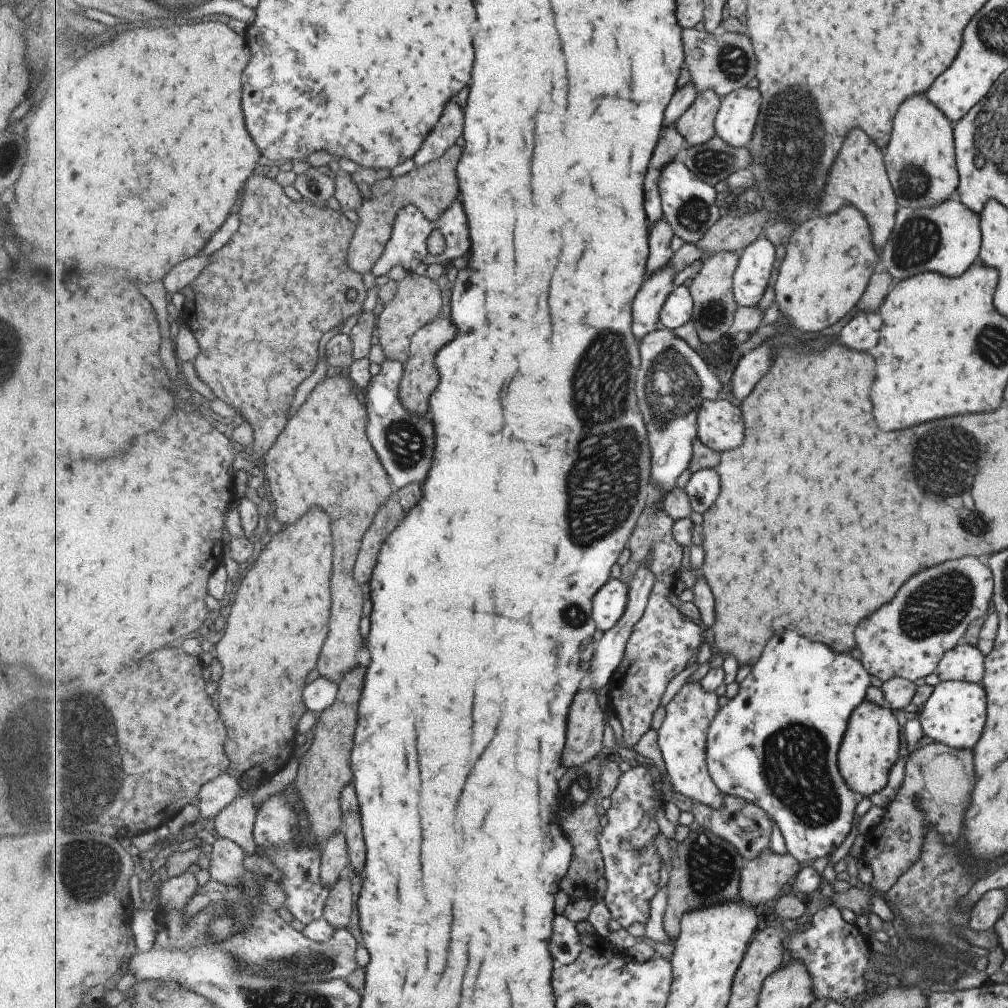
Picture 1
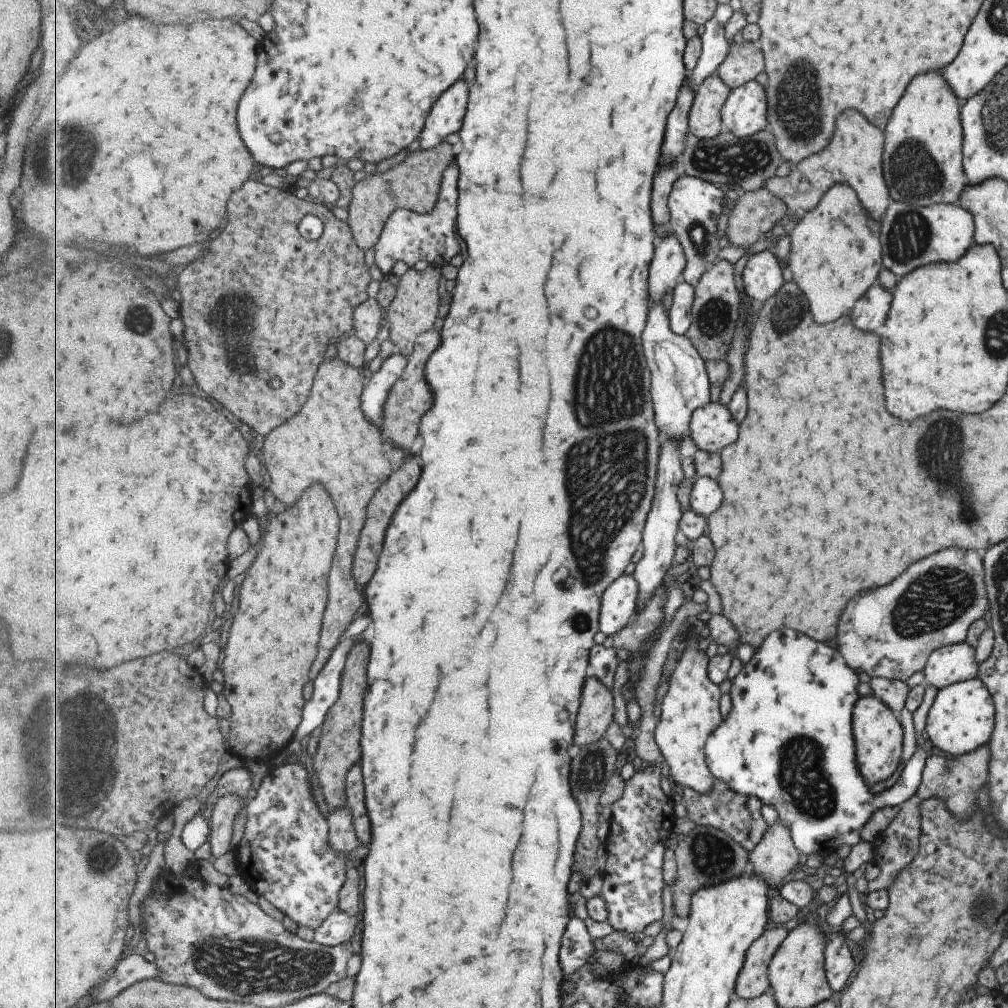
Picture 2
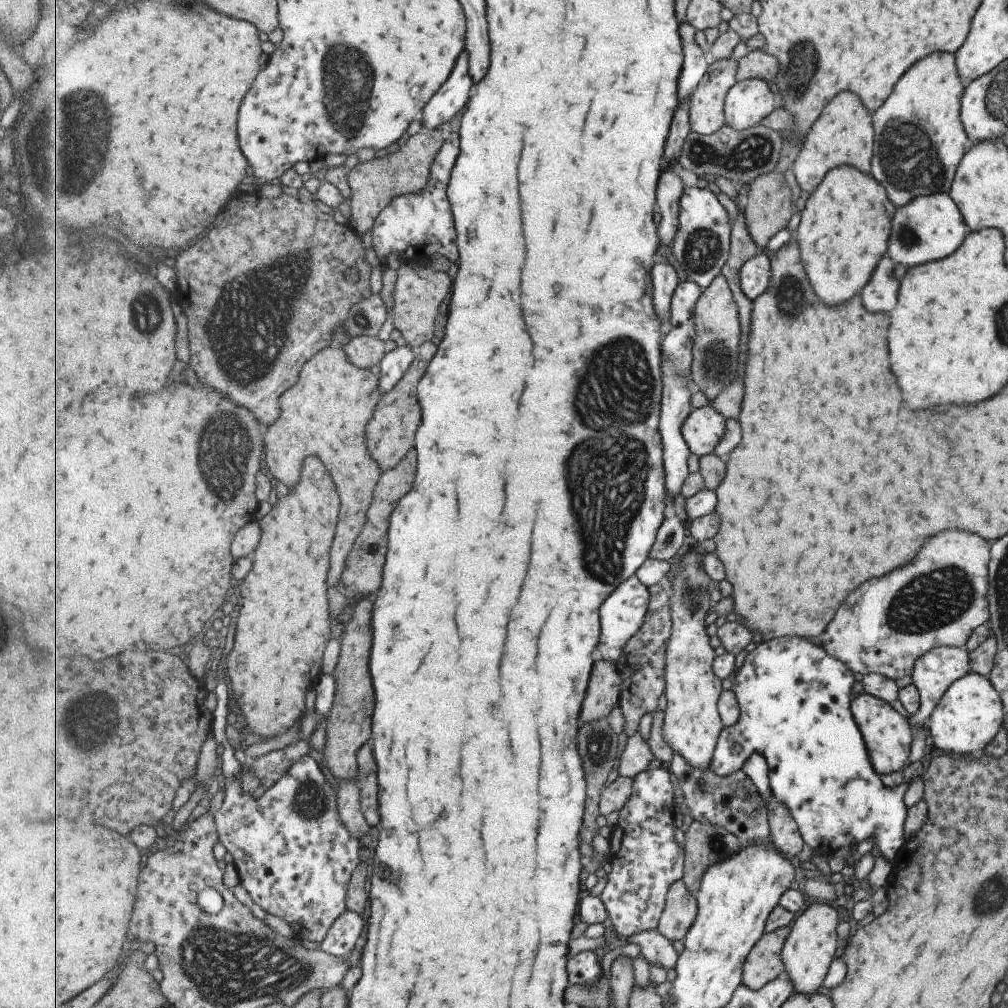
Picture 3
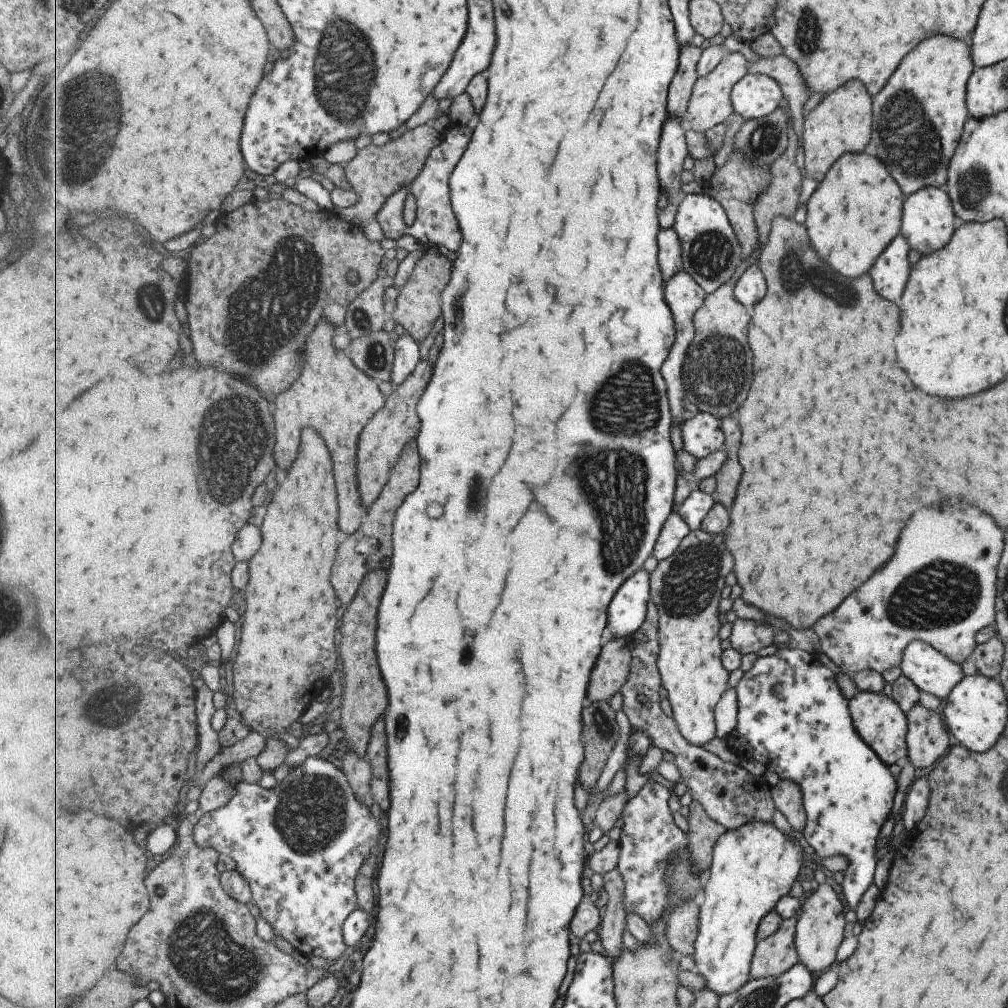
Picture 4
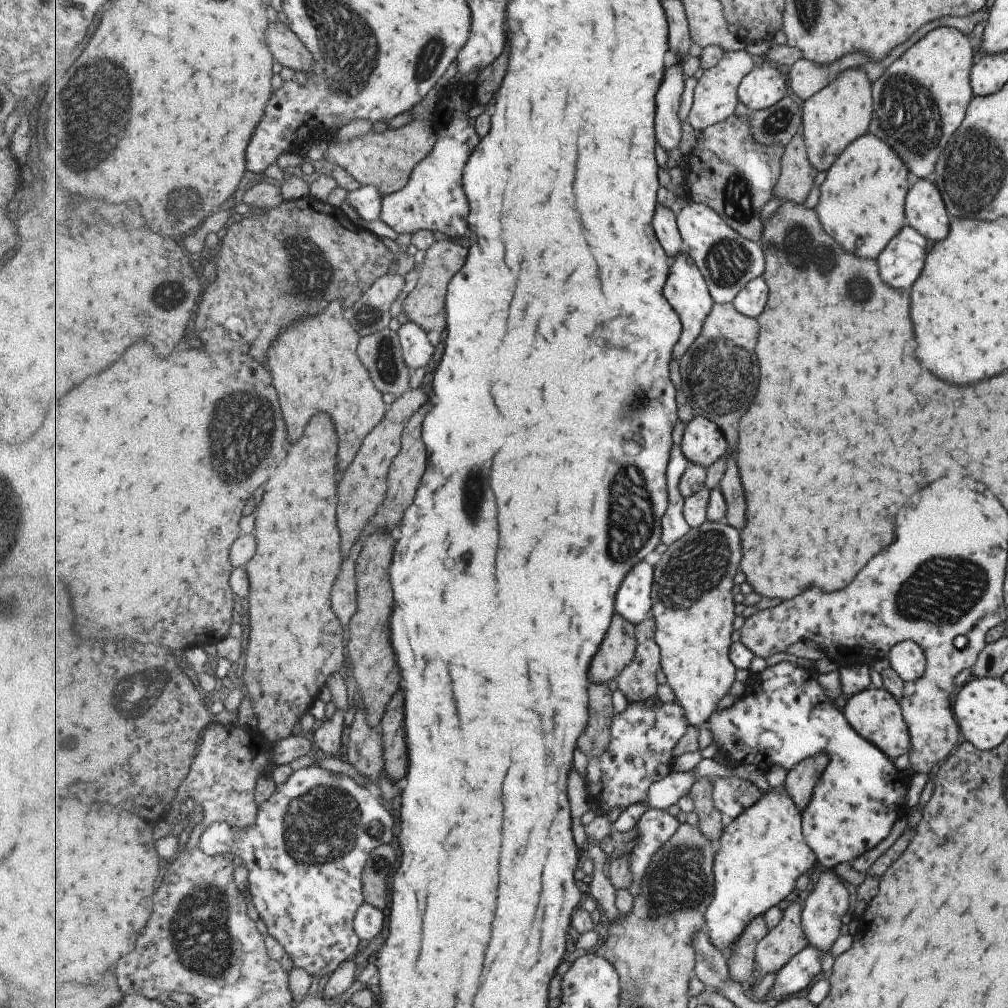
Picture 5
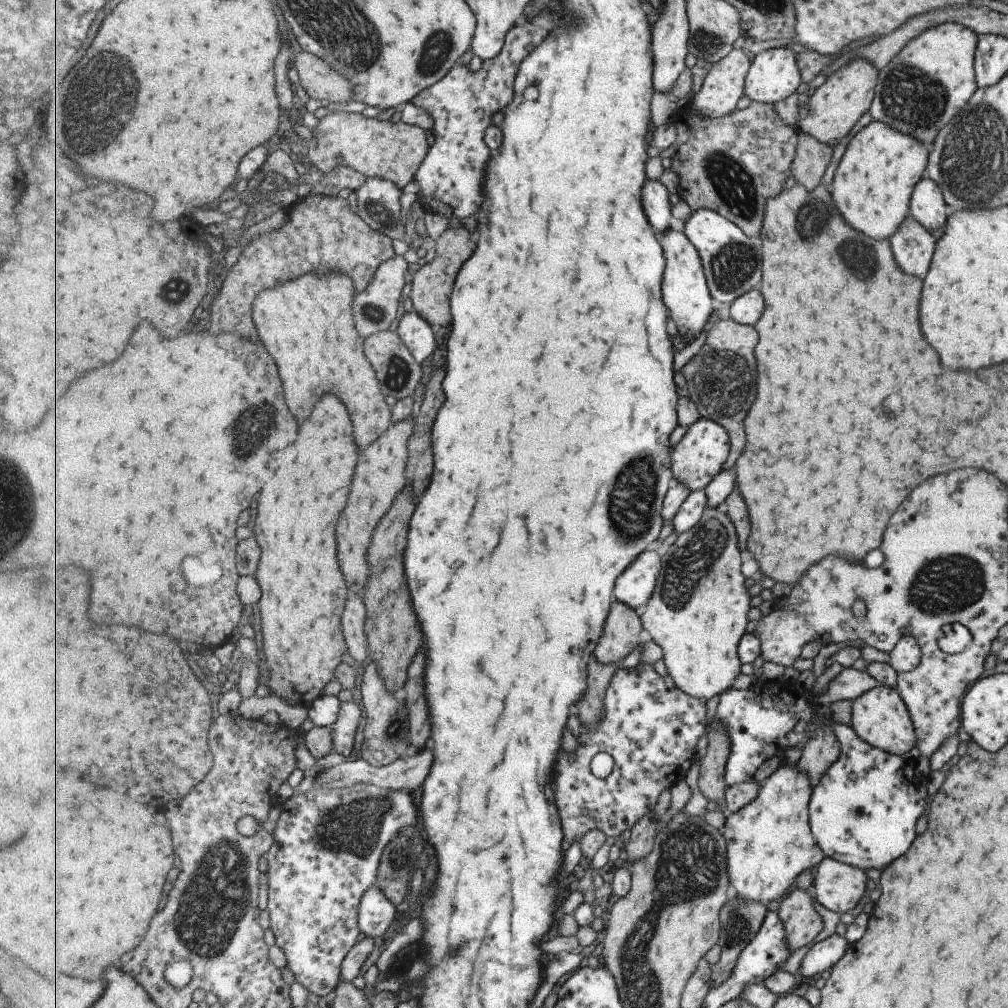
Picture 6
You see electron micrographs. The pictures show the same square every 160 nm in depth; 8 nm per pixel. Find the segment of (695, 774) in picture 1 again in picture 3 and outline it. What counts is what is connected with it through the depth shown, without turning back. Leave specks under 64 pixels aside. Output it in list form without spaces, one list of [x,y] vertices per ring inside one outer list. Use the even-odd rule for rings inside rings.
[[[715,540],[697,542],[675,561],[675,568],[678,569],[669,578],[672,635],[666,652],[664,692],[667,698],[664,711],[665,738],[675,753],[681,753],[690,765],[703,772],[711,766],[720,734],[725,727],[718,709],[718,702],[724,691],[721,686],[722,678],[714,669],[717,657],[707,634],[707,614],[715,605],[711,588],[715,588],[717,584],[704,567],[704,556],[709,552],[717,552]]]

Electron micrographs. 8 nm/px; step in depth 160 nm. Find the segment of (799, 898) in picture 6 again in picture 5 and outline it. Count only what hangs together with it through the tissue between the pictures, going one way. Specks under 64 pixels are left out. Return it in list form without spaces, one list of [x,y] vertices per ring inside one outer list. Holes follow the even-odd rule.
[[[799,902],[790,903],[784,910],[780,925],[769,931],[757,946],[756,966],[760,976],[779,972],[810,945],[804,931],[803,914],[804,906]]]

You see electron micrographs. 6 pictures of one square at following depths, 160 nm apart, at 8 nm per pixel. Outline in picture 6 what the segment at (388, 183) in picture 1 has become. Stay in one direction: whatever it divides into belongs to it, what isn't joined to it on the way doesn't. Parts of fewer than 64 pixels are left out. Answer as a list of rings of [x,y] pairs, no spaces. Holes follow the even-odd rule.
[[[342,109],[320,113],[320,121],[304,150],[308,150],[309,162],[324,174],[337,166],[350,166],[369,178],[387,179],[397,183],[399,188],[405,188],[420,172],[432,143],[432,133],[421,126],[379,120],[361,113],[345,113]]]

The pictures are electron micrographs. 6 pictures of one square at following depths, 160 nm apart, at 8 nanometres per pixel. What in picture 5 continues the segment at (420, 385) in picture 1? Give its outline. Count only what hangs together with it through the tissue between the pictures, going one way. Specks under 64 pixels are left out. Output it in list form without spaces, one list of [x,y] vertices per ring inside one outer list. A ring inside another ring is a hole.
[[[417,383],[413,384],[411,390],[396,398],[391,408],[385,415],[384,421],[365,438],[365,446],[361,446],[361,454],[353,460],[349,470],[345,470],[343,482],[341,482],[341,502],[339,502],[339,530],[341,530],[341,548],[343,556],[347,558],[353,546],[359,542],[361,532],[365,526],[372,522],[380,510],[380,506],[388,500],[390,470],[393,461],[402,449],[402,441],[408,422],[413,418],[413,414],[427,402],[427,394],[417,390]],[[357,480],[357,486],[355,486]],[[347,520],[349,524],[345,524]]]

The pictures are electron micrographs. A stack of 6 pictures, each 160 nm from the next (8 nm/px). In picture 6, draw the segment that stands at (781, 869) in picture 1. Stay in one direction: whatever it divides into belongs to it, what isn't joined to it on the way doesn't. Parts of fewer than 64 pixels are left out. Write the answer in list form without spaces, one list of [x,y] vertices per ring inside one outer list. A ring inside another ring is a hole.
[[[821,725],[807,741],[798,761],[802,771],[810,774],[812,785],[826,773],[839,756],[840,746],[831,725]]]

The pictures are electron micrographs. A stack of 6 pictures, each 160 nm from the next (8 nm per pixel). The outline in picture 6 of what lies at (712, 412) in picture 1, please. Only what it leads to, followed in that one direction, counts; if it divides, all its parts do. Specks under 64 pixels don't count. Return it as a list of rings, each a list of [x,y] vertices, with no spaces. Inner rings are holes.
[[[699,419],[688,428],[687,434],[672,450],[672,471],[675,482],[685,485],[691,492],[705,491],[724,469],[731,452],[732,440],[728,430],[713,419]]]

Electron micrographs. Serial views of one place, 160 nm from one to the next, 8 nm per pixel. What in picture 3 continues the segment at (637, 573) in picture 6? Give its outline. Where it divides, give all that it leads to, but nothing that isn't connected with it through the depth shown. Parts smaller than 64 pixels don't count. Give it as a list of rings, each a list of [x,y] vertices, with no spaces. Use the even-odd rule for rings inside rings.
[[[633,575],[616,588],[615,592],[608,598],[607,602],[604,602],[603,608],[601,608],[600,619],[603,634],[599,636],[601,640],[599,640],[599,646],[597,646],[599,651],[597,652],[597,657],[617,662],[628,642],[643,626],[649,603],[649,587],[644,585],[636,575]]]

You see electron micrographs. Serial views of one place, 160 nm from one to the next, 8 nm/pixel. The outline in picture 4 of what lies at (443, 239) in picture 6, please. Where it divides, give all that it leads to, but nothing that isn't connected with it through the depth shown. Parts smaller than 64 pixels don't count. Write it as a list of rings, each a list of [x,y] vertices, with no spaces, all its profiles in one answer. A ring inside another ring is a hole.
[[[425,248],[423,256],[414,263],[409,278],[400,288],[395,308],[389,314],[393,324],[402,326],[415,340],[425,340],[441,316],[442,298],[447,284],[451,282],[451,270],[453,262],[447,256],[443,256],[438,250]]]

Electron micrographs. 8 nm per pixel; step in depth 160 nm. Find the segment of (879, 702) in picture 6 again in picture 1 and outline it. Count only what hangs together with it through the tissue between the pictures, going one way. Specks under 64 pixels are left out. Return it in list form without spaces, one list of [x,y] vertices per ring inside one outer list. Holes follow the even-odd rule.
[[[865,701],[851,711],[836,756],[839,772],[854,793],[869,797],[887,784],[889,769],[898,759],[899,727],[887,706]]]

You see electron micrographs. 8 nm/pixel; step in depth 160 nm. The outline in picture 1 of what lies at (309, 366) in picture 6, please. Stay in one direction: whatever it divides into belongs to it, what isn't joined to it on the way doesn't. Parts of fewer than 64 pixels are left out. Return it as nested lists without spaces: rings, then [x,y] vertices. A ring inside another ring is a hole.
[[[340,372],[319,382],[271,447],[266,454],[266,473],[276,505],[275,512],[279,516],[277,520],[293,524],[301,518],[301,512],[307,512],[313,506],[325,506],[325,510],[333,514],[333,618],[317,668],[325,678],[337,680],[343,672],[359,664],[357,652],[363,648],[361,618],[365,594],[363,586],[353,576],[361,540],[379,512],[379,506],[393,492],[389,474],[368,437],[368,410],[349,374]]]

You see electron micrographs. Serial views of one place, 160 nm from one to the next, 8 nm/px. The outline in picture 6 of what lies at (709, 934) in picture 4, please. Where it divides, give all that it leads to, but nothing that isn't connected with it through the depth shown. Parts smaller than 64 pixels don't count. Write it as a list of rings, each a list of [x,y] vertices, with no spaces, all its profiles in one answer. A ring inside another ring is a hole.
[[[796,762],[793,766],[782,764],[765,782],[763,782],[763,784],[760,785],[759,796],[751,804],[748,804],[739,812],[732,814],[728,813],[728,818],[724,826],[724,835],[728,842],[728,873],[732,878],[731,895],[734,893],[739,898],[745,899],[746,901],[761,901],[765,904],[769,904],[769,902],[773,902],[773,900],[779,902],[791,891],[792,888],[794,888],[793,882],[795,882],[795,878],[797,878],[803,870],[807,870],[807,868],[813,871],[815,864],[823,858],[824,852],[820,849],[820,846],[814,838],[812,824],[810,822],[810,805],[815,786],[812,785],[812,778],[810,777],[810,774],[802,771],[797,766],[798,762]]]

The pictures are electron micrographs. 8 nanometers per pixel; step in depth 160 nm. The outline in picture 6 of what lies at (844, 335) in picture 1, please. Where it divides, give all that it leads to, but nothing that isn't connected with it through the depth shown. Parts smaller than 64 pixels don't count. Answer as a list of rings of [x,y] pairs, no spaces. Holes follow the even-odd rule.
[[[908,214],[893,231],[889,242],[897,266],[905,274],[923,280],[935,244],[935,239],[929,231]]]

